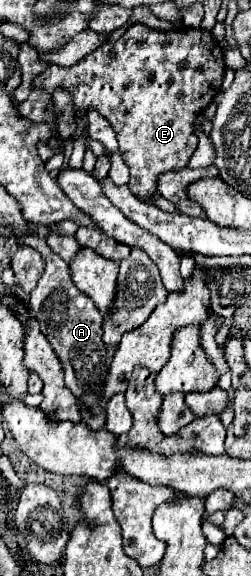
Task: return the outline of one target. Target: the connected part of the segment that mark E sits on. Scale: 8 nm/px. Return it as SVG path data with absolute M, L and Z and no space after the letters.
M132 24L122 38L116 42L102 44L92 54L82 58L78 64L70 68L62 68L52 64L50 74L48 70L34 78L34 88L46 88L52 92L52 88L68 88L74 94L74 104L78 108L96 108L114 128L118 144L120 144L120 156L130 168L130 190L144 202L152 204L160 198L158 192L158 178L162 172L186 168L190 156L194 154L198 146L196 136L196 118L208 108L212 102L216 90L220 90L222 78L224 78L226 66L224 66L224 54L218 44L218 40L212 36L212 32L202 28L178 28L168 32L152 30L144 24Z

